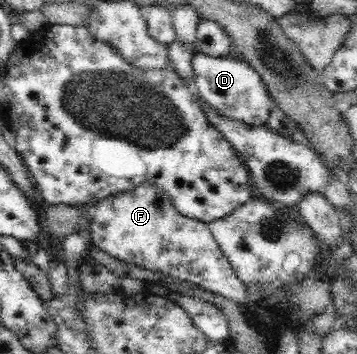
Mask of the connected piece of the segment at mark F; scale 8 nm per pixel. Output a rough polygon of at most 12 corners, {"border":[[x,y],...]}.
{"border":[[158,185],[102,199],[91,243],[238,304],[208,223]]}

